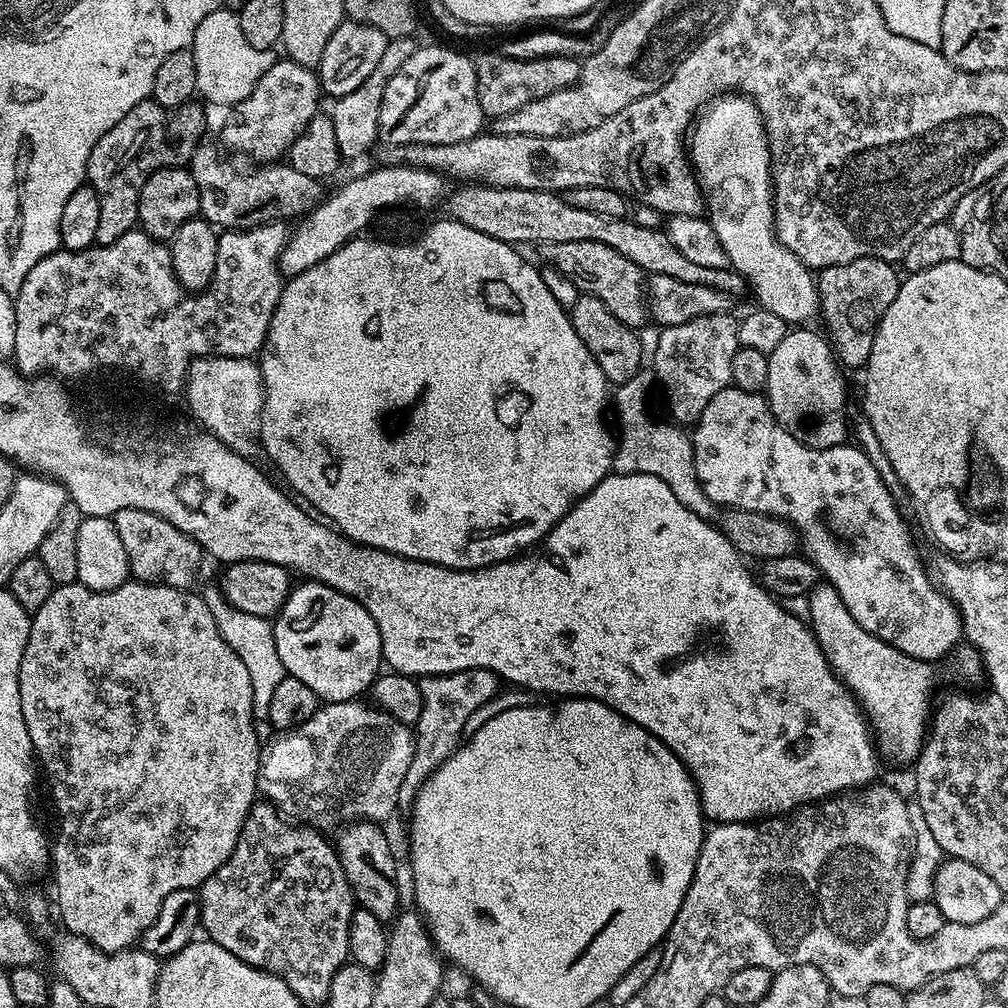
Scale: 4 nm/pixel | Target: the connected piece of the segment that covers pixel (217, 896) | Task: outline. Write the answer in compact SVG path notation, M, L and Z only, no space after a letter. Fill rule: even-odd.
M257 802L253 804L248 812L246 822L242 826L242 834L238 838L238 842L234 846L228 861L222 866L218 866L218 870L214 870L214 874L210 874L210 878L206 878L206 882L201 884L198 889L200 922L203 931L208 931L205 932L207 939L214 941L218 946L222 946L222 950L230 950L230 954L242 958L242 962L282 978L286 982L286 986L290 986L290 990L294 990L294 994L298 994L298 998L305 1006L312 1006L312 1004L323 1005L327 1001L330 994L330 982L334 982L334 974L338 974L340 967L349 963L350 960L348 954L348 947L350 946L350 918L354 911L352 891L348 885L346 874L340 865L340 858L336 854L335 847L329 841L327 844L320 836L323 835L315 828L297 826L295 823L289 822L281 815L276 805L267 802Z

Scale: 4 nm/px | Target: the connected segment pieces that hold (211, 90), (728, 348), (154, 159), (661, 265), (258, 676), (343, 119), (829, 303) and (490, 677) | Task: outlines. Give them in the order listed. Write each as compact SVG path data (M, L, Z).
M227 6L215 8L202 22L198 22L198 30L194 34L190 50L194 54L194 66L198 70L196 91L205 96L212 104L228 104L235 106L243 102L258 86L258 78L270 70L278 56L271 48L258 50L258 46L250 46L246 34L242 34L239 15Z
M723 314L696 317L660 332L656 340L654 371L659 391L660 388L664 391L664 400L668 403L667 415L673 421L688 426L699 420L700 412L706 410L706 402L710 402L718 390L732 384L730 362L734 362L736 349L741 347L737 325L737 317Z
M149 98L138 102L126 118L122 118L98 142L94 142L94 150L90 150L88 159L88 171L86 173L87 183L98 194L98 230L96 231L96 244L113 244L122 238L122 234L133 231L137 227L140 215L138 214L138 202L142 186L154 174L163 168L183 168L191 165L192 156L200 147L204 136L204 112L196 105L189 102L180 108L163 108L161 104Z
M468 182L457 188L460 188L457 192L449 191L446 196L447 219L457 220L462 226L470 226L470 230L478 230L490 238L498 238L513 246L521 246L520 244L543 246L558 242L602 242L606 246L618 250L618 254L622 254L622 258L630 258L630 262L634 262L634 266L638 266L646 274L665 275L669 278L676 278L680 282L701 283L702 286L717 288L719 291L729 294L745 291L744 278L733 272L731 267L711 269L690 262L686 255L674 246L667 231L655 232L654 229L647 228L644 224L635 224L634 221L628 220L629 218L624 216L594 214L594 210L582 210L582 206L570 206L570 202L566 202L563 195L554 192L522 190L521 188L494 188L483 182Z
M212 586L206 590L203 589L202 595L210 614L214 614L214 622L222 638L228 643L230 650L234 650L234 654L242 658L242 663L246 665L246 670L250 674L250 686L254 690L253 717L267 717L270 698L274 698L274 689L277 688L278 682L282 682L286 674L282 666L282 658L278 658L278 646L274 642L273 621L238 610L224 599L224 594L219 587Z
M398 36L389 39L386 50L382 53L382 58L378 61L378 66L374 66L370 78L345 96L337 96L331 101L332 109L330 115L334 122L334 134L338 137L338 150L345 161L356 160L359 156L364 156L372 148L372 143L377 143L380 134L380 115L382 114L382 98L386 94L386 86L398 70L402 70L402 65L410 59L410 54L414 54L418 47L412 36Z
M867 256L854 262L819 269L816 281L820 295L819 315L822 320L824 316L824 324L828 327L826 336L833 353L846 368L860 370L867 365L870 350L874 346L876 327L900 289L902 276L898 268L896 273L896 268L893 261Z
M485 668L451 672L445 676L430 676L423 681L422 714L418 714L418 722L414 726L414 758L410 758L406 778L402 778L402 786L398 790L398 805L401 809L411 809L412 803L420 793L420 787L440 769L442 762L449 760L460 747L467 719L480 706L494 699L501 688L500 677Z

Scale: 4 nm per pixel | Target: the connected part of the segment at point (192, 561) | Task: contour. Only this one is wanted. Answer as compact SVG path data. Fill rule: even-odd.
M123 508L111 519L118 530L118 538L122 538L122 546L126 546L128 571L135 579L144 584L161 583L185 590L193 587L192 583L200 572L202 557L202 549L196 541L170 522L158 518L158 514L146 510Z

